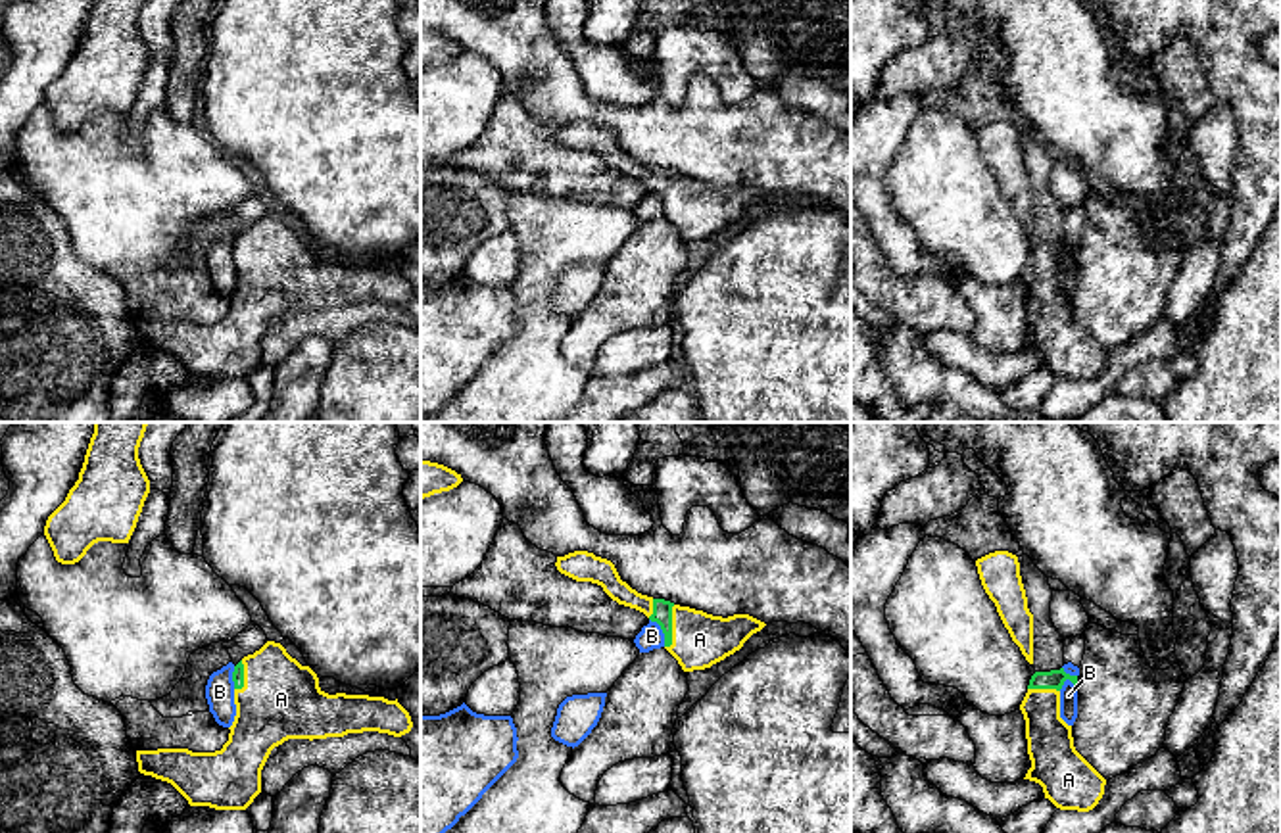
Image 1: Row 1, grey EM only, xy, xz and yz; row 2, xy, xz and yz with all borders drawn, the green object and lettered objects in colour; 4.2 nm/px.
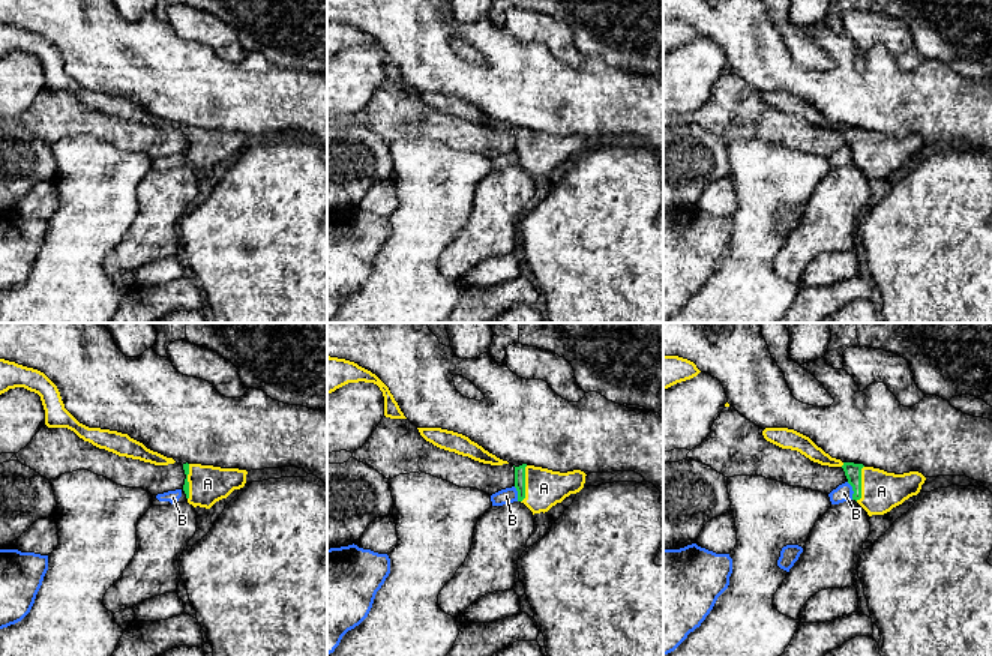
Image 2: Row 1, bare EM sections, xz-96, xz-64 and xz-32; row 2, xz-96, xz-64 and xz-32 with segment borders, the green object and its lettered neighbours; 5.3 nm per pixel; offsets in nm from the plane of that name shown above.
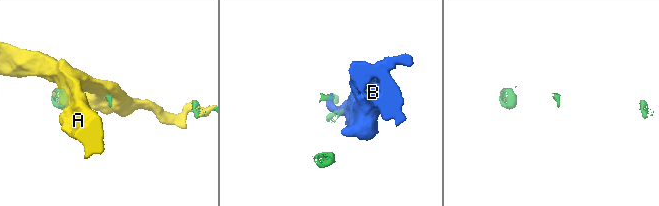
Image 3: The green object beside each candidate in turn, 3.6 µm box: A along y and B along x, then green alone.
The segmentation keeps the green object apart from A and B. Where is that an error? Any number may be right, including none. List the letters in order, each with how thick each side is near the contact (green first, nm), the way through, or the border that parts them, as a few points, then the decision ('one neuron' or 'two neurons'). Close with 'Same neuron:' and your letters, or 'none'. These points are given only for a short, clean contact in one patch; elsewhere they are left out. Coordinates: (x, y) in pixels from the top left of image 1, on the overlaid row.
A: 80 nm thick on the green side, 240 nm on the other; one neuron
B: 80 nm thick on the green side, 80 nm on the other; border along yz (1063, 666), (1070, 676), (1059, 690); two neurons
Same neuron: A

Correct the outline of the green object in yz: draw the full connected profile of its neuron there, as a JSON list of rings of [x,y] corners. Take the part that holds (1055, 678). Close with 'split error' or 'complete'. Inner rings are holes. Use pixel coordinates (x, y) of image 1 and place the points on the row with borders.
[[[1060,670],[1035,672],[1020,704],[1031,768],[1024,779],[1043,787],[1060,810],[1093,810],[1104,795],[1106,779],[1076,750],[1072,726],[1060,718],[1060,689],[1077,676]]] | split error

